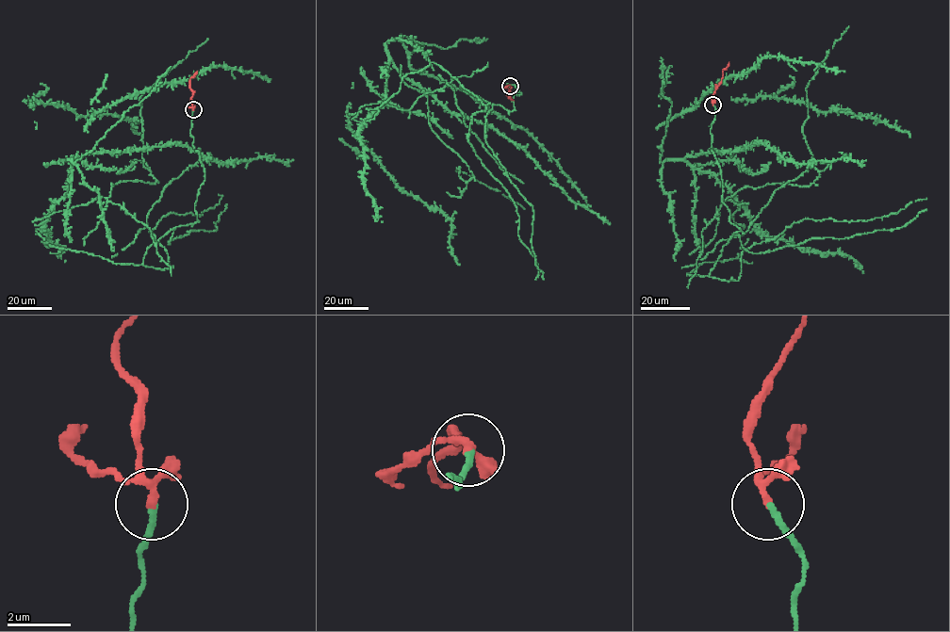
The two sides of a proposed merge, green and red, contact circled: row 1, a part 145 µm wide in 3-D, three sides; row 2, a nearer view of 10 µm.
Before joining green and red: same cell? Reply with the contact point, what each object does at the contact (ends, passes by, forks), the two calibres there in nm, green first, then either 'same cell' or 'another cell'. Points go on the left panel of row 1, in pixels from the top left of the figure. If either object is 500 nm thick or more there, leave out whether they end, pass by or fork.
place (193, 109); green ends; red forks; calibres 200 and 150 nm; same cell

